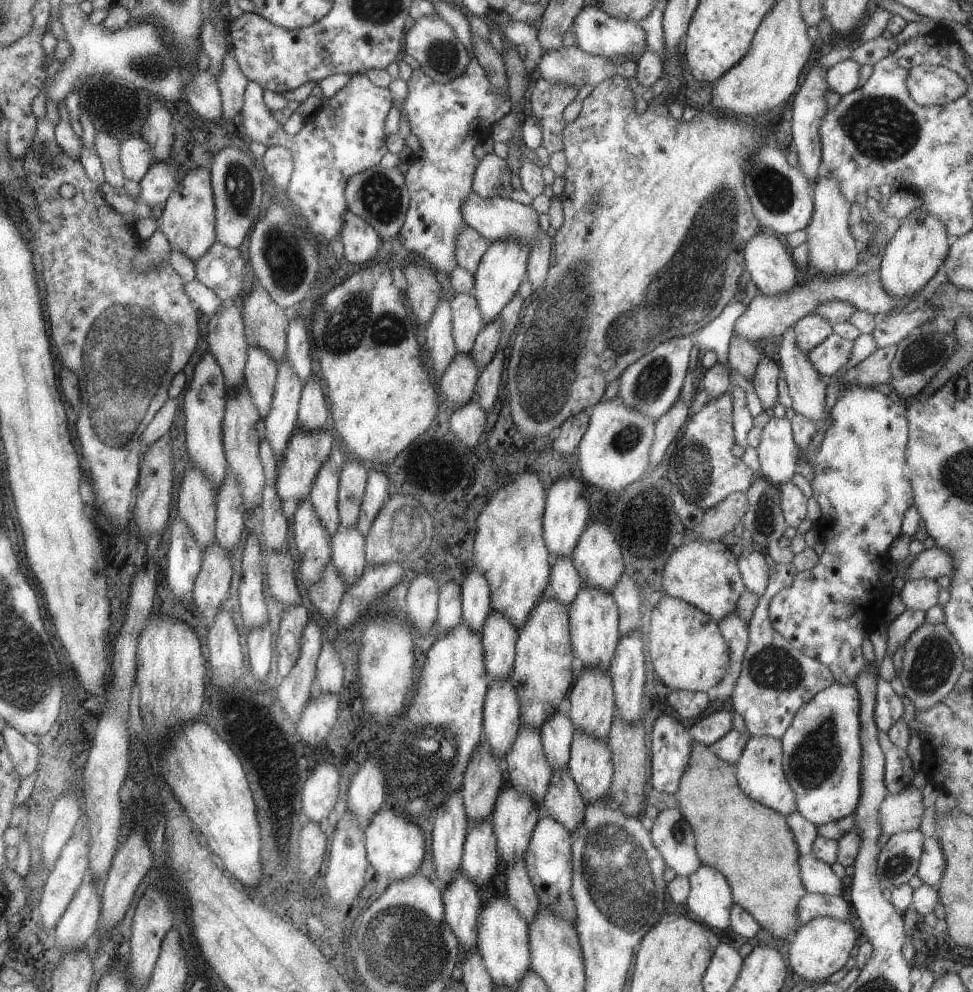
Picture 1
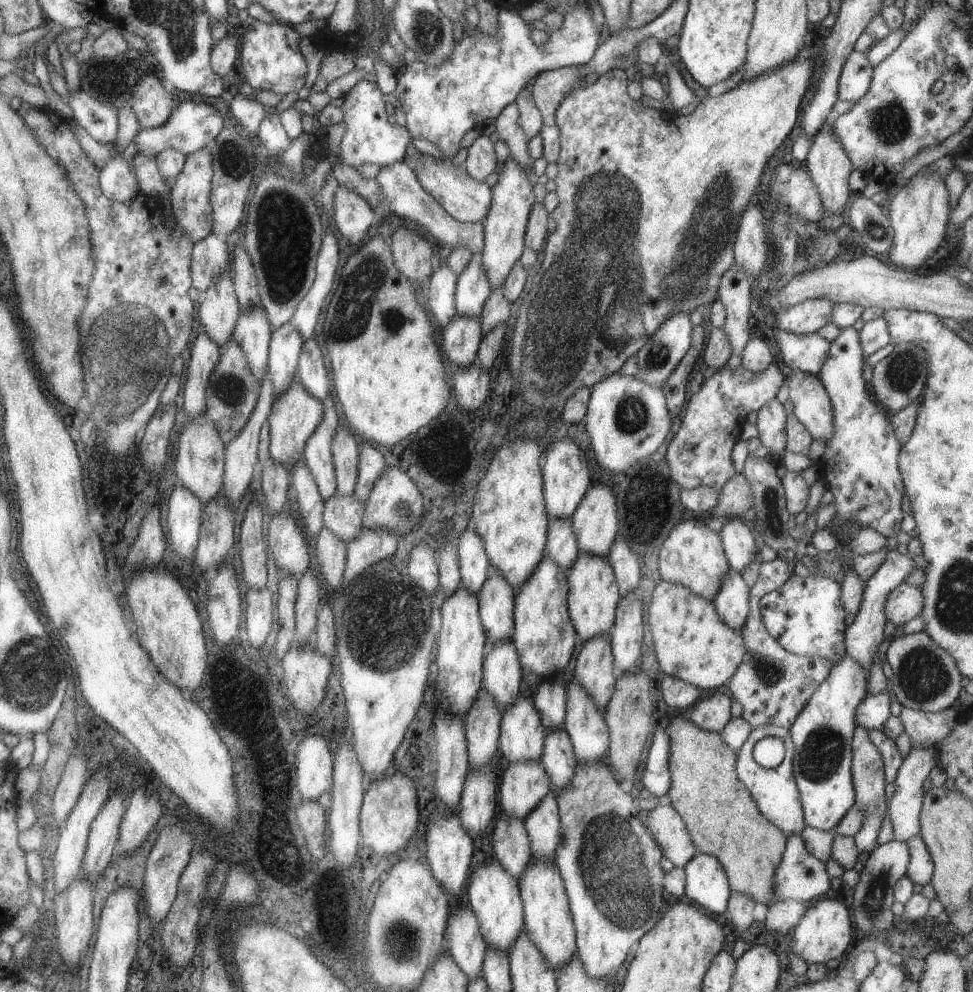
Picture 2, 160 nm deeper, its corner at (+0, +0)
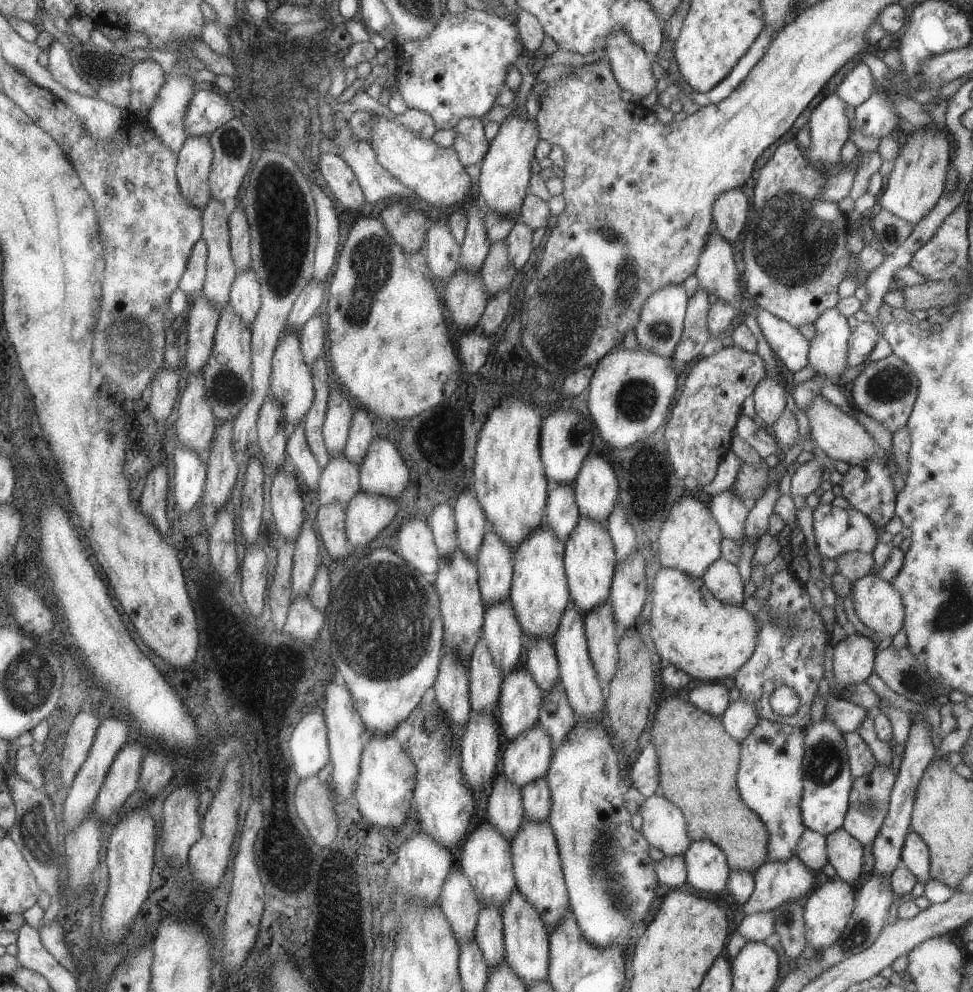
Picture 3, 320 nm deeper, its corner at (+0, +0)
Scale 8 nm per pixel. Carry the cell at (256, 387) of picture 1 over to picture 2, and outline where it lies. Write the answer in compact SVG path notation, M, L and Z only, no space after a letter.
M261 305L249 309L246 313L240 310L235 324L233 325L232 338L235 339L235 342L237 342L237 344L239 344L239 346L243 349L249 368L253 371L253 374L259 384L263 373L267 371L267 343L269 342L271 331L272 330L270 329L264 308Z

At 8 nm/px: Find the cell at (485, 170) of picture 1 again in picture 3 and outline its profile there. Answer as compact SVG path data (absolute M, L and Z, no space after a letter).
M461 117L453 127L455 137L451 147L463 166L480 161L487 150L488 142L480 120L480 117Z

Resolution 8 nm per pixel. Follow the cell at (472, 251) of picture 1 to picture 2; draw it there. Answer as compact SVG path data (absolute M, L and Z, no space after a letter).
M395 161L388 165L380 165L375 177L378 183L378 192L381 203L386 203L390 210L400 217L407 217L413 222L423 226L443 246L451 246L452 249L464 246L472 253L481 253L484 247L484 228L481 221L462 223L447 214L435 199L427 196L425 189L417 182L413 171L403 161Z

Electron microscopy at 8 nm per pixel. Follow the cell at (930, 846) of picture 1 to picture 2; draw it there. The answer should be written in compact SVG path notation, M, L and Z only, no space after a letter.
M914 834L904 843L908 846L909 851L905 875L911 879L912 883L915 882L921 886L929 883L934 871L934 864L920 834Z

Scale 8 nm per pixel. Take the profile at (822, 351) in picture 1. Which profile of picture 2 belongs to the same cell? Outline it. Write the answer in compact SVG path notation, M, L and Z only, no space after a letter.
M777 327L773 334L787 369L816 376L824 363L829 342L817 333L793 334Z

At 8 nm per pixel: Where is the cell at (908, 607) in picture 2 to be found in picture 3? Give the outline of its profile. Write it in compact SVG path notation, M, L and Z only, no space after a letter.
M872 574L855 579L849 598L857 618L871 628L879 639L899 632L903 622L900 594L887 582Z

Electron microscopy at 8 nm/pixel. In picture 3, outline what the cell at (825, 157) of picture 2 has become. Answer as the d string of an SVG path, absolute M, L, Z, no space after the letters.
M837 93L825 96L811 110L808 120L811 146L804 152L813 166L839 164L839 150L847 140L850 121L845 116L845 102Z

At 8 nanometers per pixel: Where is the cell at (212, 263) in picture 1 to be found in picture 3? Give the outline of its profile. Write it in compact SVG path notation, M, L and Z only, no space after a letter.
M201 238L197 239L191 247L190 258L187 259L185 270L177 281L177 288L187 296L202 289L206 269L206 254L205 241Z

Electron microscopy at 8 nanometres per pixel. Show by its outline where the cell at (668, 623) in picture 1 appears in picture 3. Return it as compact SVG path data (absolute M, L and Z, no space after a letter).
M660 567L649 598L650 637L661 663L669 663L695 680L719 680L733 675L753 654L758 635L756 618L743 605L715 598L700 578Z

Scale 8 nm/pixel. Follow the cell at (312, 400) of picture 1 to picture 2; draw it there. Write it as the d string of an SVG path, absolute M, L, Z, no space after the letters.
M312 336L301 343L295 374L305 390L320 402L331 389L331 377L325 367L323 353Z

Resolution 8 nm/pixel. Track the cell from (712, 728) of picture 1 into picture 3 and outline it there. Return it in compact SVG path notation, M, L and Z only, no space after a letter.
M701 684L687 692L687 700L699 710L707 711L714 717L720 717L730 703L728 690L723 684Z

